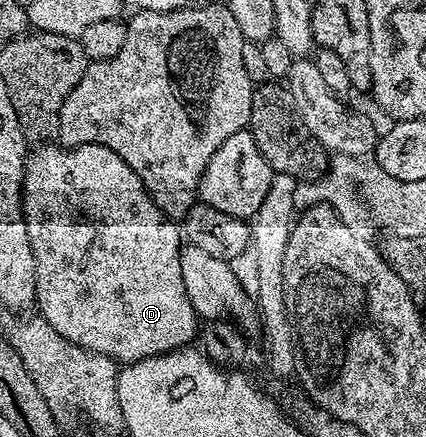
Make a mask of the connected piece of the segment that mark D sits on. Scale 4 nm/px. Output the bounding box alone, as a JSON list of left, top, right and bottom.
[21,144,199,364]

